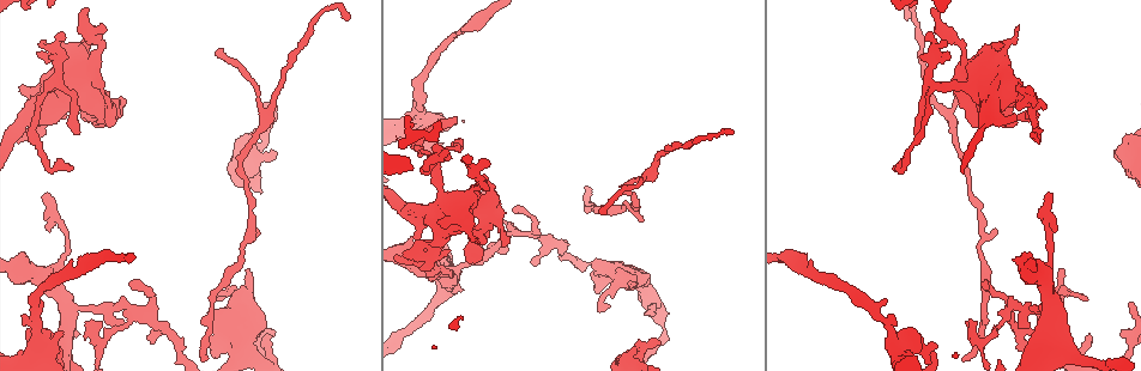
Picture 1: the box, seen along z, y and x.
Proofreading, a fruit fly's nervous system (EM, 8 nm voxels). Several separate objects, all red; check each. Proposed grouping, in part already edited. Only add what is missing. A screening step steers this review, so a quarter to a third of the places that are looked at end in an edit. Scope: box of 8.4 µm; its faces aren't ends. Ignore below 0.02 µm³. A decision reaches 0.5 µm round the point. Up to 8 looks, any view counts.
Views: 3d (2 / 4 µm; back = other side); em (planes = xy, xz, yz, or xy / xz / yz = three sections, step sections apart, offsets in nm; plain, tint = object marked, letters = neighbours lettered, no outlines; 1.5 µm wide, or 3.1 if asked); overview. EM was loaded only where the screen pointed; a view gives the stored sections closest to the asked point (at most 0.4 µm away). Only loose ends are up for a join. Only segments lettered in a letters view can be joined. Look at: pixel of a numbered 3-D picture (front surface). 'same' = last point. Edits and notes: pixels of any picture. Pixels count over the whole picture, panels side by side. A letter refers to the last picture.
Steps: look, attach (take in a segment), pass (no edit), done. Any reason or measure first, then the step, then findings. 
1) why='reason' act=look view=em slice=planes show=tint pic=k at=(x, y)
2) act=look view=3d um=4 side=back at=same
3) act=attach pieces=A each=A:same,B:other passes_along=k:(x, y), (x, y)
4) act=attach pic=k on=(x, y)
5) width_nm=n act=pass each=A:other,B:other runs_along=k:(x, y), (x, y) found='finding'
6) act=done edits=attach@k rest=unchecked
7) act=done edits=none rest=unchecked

act=look view=em slice=planes show=tint pic=1 at=(1119, 154)

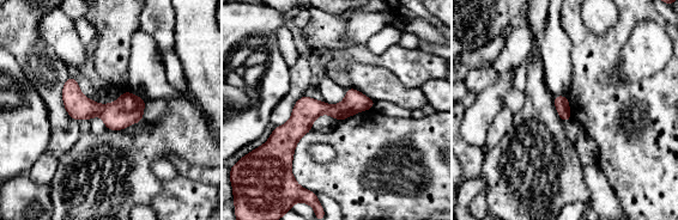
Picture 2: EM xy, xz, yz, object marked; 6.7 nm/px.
why='see the neighbours' act=look view=em slice=planes show=letters at=same

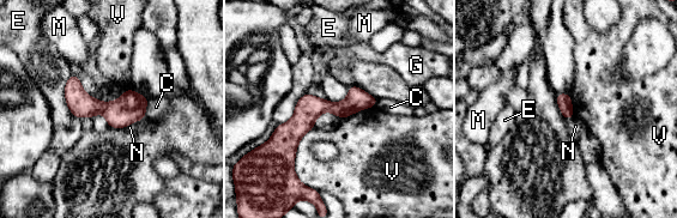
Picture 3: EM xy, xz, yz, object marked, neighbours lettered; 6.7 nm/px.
longest_contact=V:380nm act=pass each=C:other,E:other,G:other,M:other,N:other,V:other runs_along=3:(374, 101), (315, 107), (277, 143) found='no lettered segment goes on from it'

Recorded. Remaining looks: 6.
why='branch stops here' act=look view=3d um=4 pic=1 at=(1060, 271)

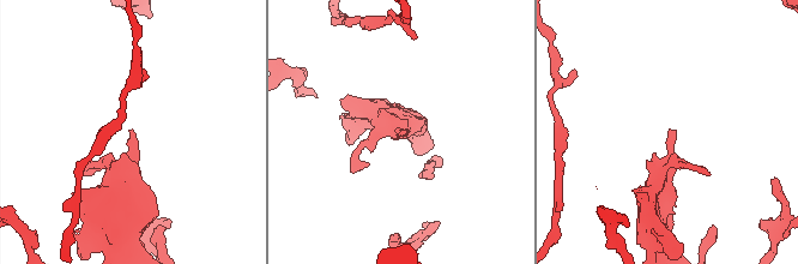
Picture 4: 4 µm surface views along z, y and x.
act=look view=em slice=xy step=8 show=tint pic=4 at=(398, 138)

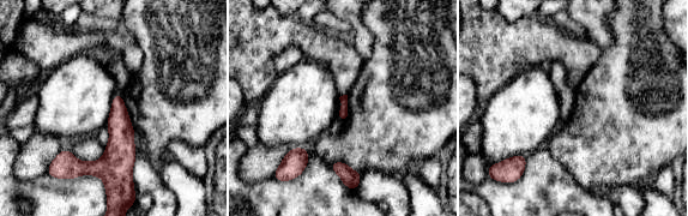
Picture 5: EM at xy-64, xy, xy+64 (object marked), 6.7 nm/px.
why='cut it another way' act=look view=em slice=planes show=letters at=same

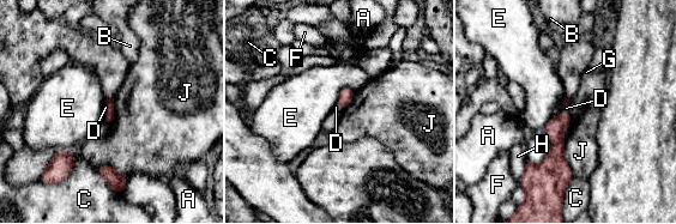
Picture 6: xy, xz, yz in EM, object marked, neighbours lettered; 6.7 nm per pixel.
longest_contact=J:260nm act=pass each=A:other,B:other,C:other,D:other,E:other,F:other,G:other,H:other,J:other border=6:(568, 109), (571, 122) found='none of them fits'

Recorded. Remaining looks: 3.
why='thin end' act=look view=3d um=4 pic=1 at=(601, 211)

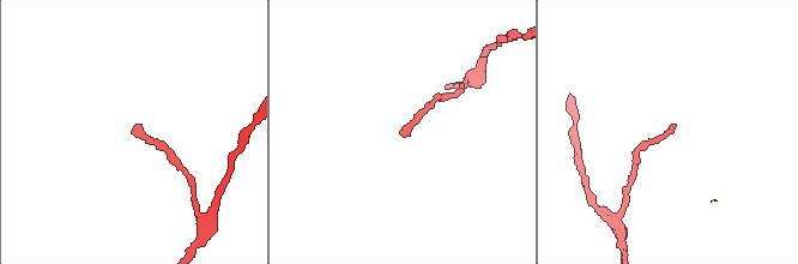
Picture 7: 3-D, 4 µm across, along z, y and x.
act=look view=em slice=planes show=letters pic=7 at=(133, 126)

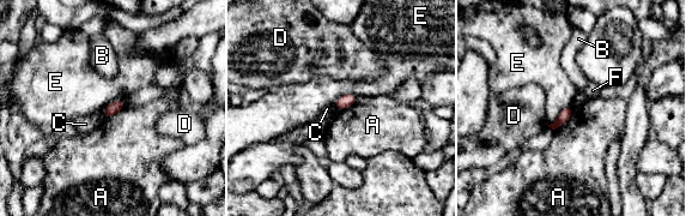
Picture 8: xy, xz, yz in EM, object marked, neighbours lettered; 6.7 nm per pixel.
longest_contact=A:200nm act=pass each=A:other,B:other,C:other,D:other,E:other,F:other border=8:(357, 96), (342, 94), (333, 107) found='none of them fits'

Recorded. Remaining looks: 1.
act=done edits=none rest=unchecked

